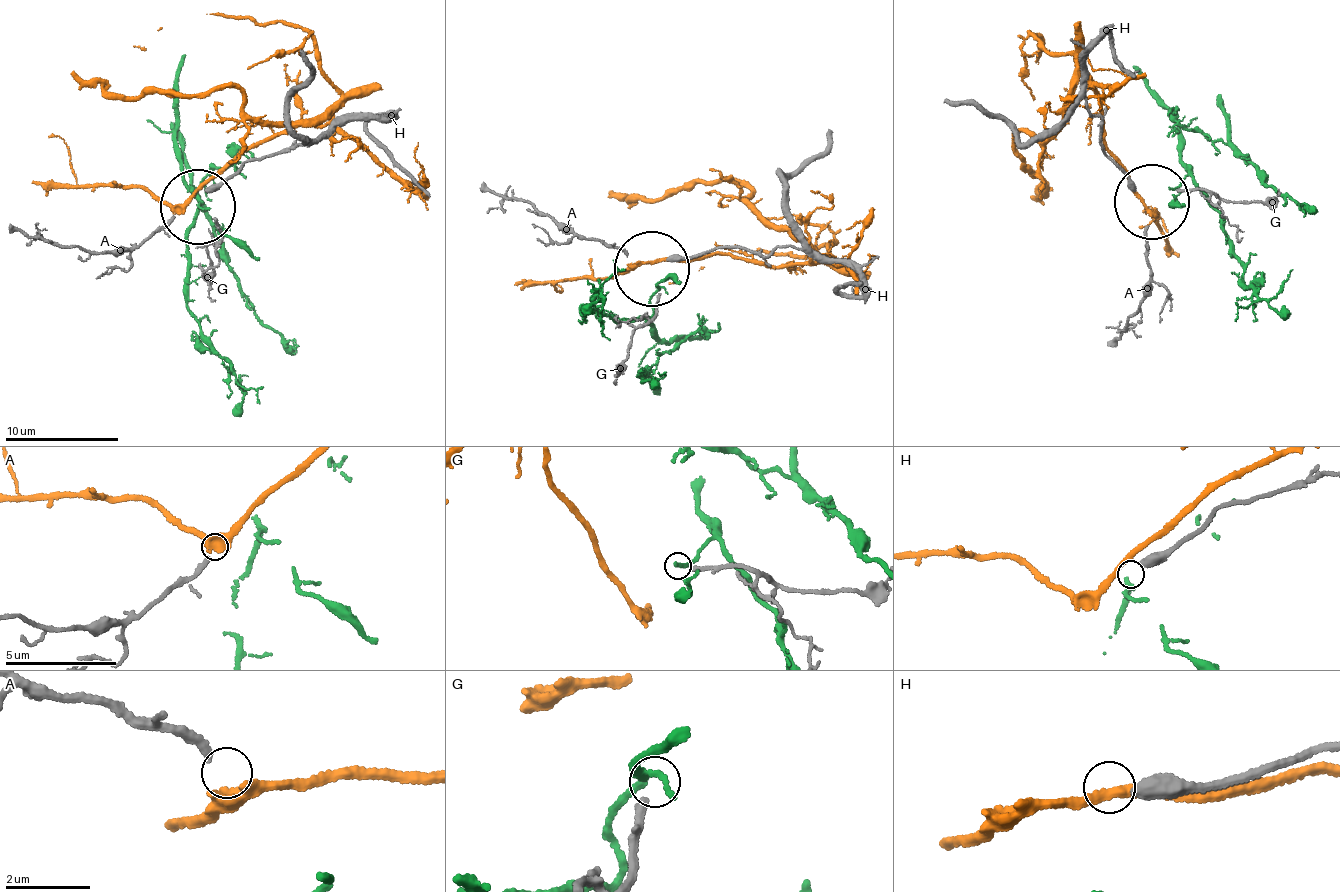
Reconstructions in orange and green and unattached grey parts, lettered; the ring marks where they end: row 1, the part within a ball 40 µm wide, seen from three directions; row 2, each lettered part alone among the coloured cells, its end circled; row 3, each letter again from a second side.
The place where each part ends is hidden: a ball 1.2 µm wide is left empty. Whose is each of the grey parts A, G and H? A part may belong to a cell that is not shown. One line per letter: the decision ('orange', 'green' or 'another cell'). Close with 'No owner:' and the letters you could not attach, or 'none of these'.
A: orange
G: another cell
H: another cell
No owner: G, H

